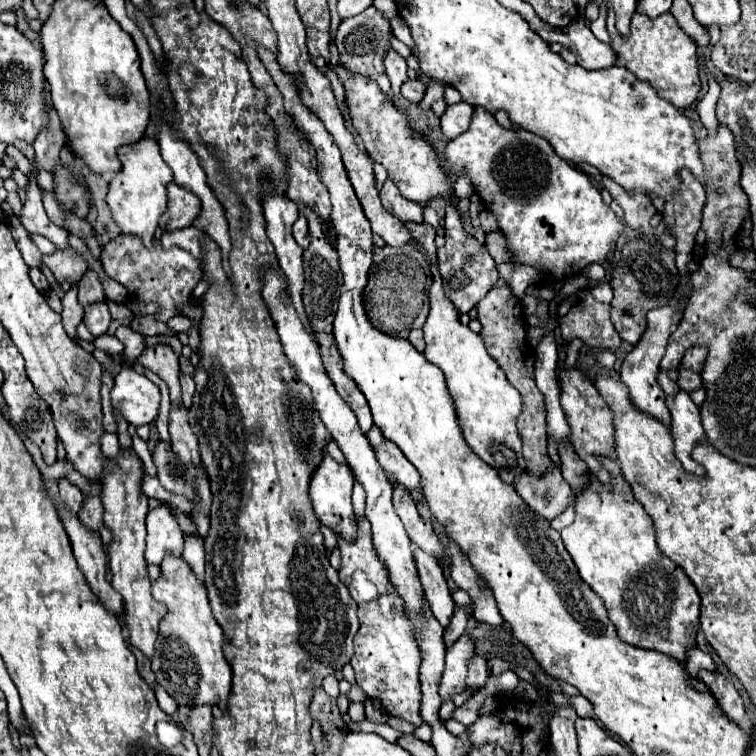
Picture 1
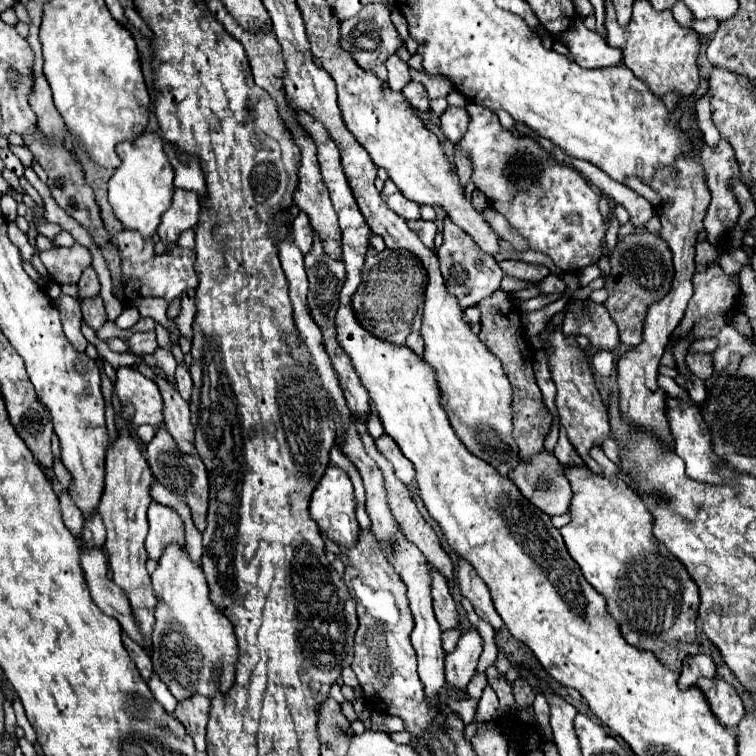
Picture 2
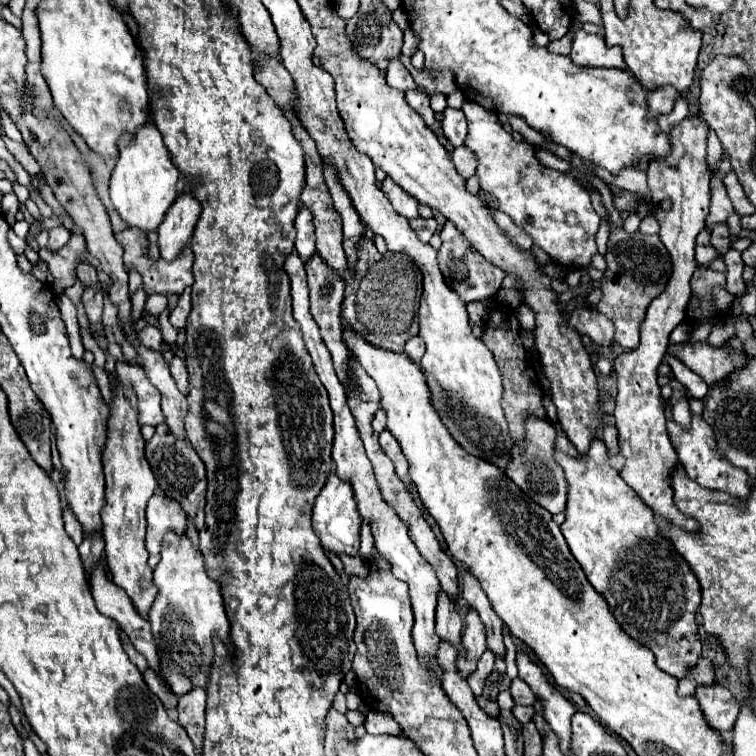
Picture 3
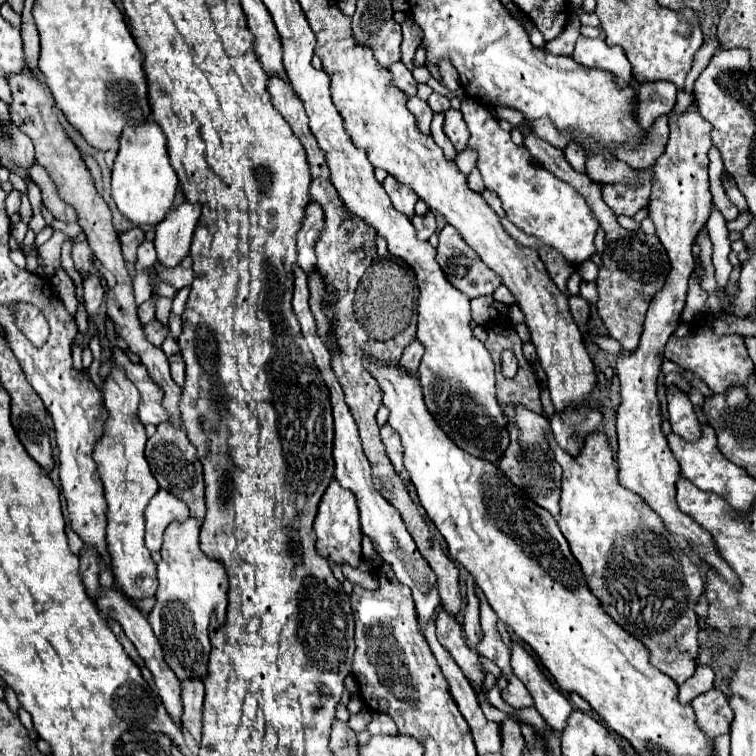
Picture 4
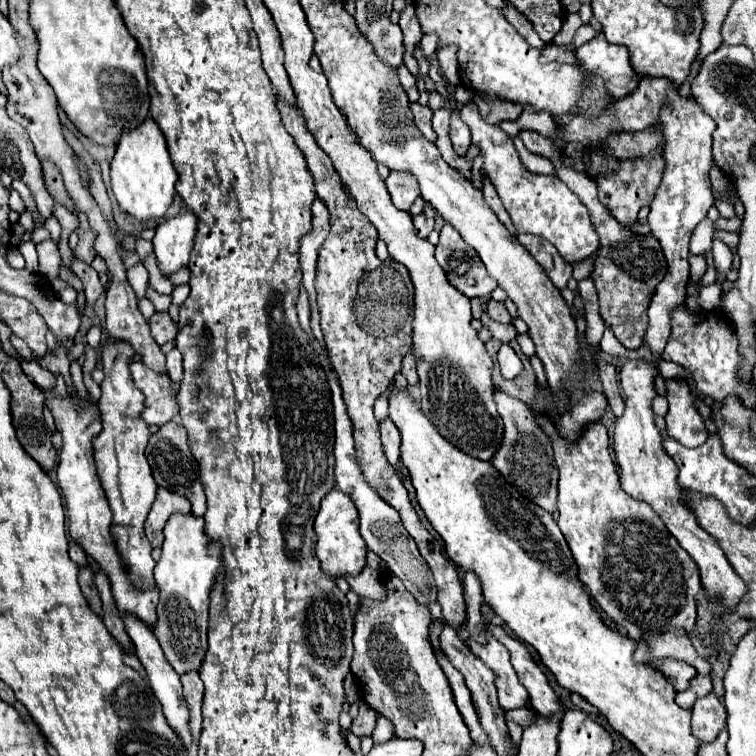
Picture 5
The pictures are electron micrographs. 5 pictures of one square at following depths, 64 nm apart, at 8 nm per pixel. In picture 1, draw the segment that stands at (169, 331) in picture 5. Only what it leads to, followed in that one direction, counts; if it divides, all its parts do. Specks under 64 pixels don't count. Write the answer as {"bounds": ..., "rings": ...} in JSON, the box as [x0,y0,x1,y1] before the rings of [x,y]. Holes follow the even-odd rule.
{"bounds":[116,326,146,358],"rings":[[[128,326],[118,328],[118,330],[116,330],[116,338],[126,346],[126,348],[124,348],[124,356],[128,356],[128,358],[138,358],[138,356],[144,352],[144,348],[146,348],[144,336],[138,334],[138,332],[134,332],[134,330],[128,328]]]}

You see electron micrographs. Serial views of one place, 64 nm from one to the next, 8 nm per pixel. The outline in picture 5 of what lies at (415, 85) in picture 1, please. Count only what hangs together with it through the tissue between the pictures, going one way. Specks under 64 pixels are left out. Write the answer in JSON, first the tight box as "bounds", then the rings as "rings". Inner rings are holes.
{"bounds":[410,104,436,142],"rings":[[[410,104],[410,110],[414,114],[414,124],[424,134],[424,138],[430,140],[430,142],[436,142],[436,132],[432,130],[432,124],[430,124],[432,110],[426,108],[426,106],[420,106],[420,104]]]}

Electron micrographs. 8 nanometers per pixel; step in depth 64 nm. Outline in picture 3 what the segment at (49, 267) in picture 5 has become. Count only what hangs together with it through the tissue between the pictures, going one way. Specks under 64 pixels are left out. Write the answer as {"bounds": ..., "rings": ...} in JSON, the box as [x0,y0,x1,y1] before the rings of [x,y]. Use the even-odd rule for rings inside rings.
{"bounds":[46,228,70,252],"rings":[[[54,228],[54,230],[50,230],[50,240],[48,240],[46,250],[58,252],[68,240],[70,240],[70,232],[66,228]]]}

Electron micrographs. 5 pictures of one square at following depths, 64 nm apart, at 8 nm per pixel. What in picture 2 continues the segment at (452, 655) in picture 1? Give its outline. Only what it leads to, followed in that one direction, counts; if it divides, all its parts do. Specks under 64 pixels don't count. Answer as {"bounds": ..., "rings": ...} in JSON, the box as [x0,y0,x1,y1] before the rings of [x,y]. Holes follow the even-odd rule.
{"bounds":[445,628,484,688],"rings":[[[476,628],[462,632],[454,652],[445,657],[445,684],[452,688],[466,688],[474,676],[484,640]]]}

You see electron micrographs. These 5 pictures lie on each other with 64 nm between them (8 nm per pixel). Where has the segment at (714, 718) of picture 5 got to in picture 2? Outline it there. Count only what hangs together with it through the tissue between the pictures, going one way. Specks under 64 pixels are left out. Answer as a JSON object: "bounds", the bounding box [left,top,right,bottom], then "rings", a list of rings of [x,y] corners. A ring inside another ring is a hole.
{"bounds":[696,678,744,730],"rings":[[[718,678],[698,680],[696,686],[704,694],[714,718],[728,730],[734,730],[744,716],[744,706],[742,706],[738,694],[734,692],[734,688]]]}

